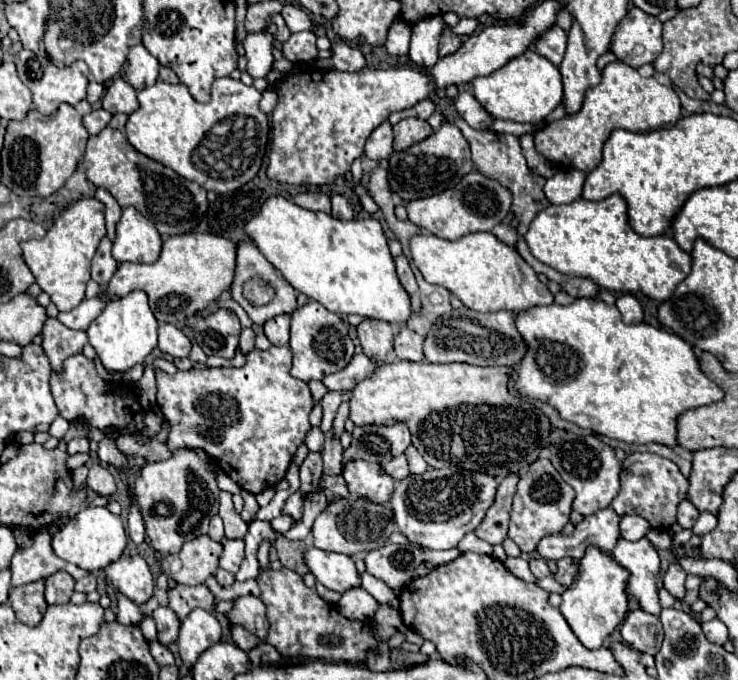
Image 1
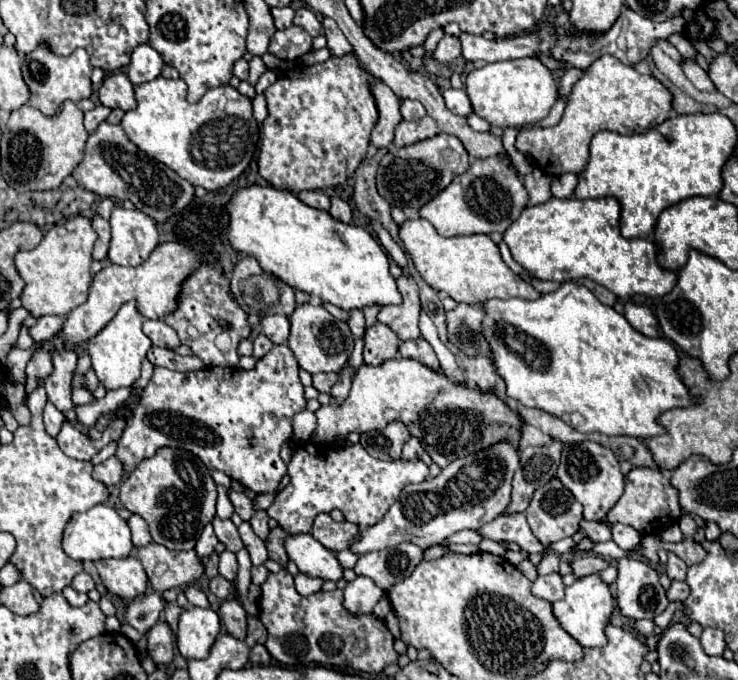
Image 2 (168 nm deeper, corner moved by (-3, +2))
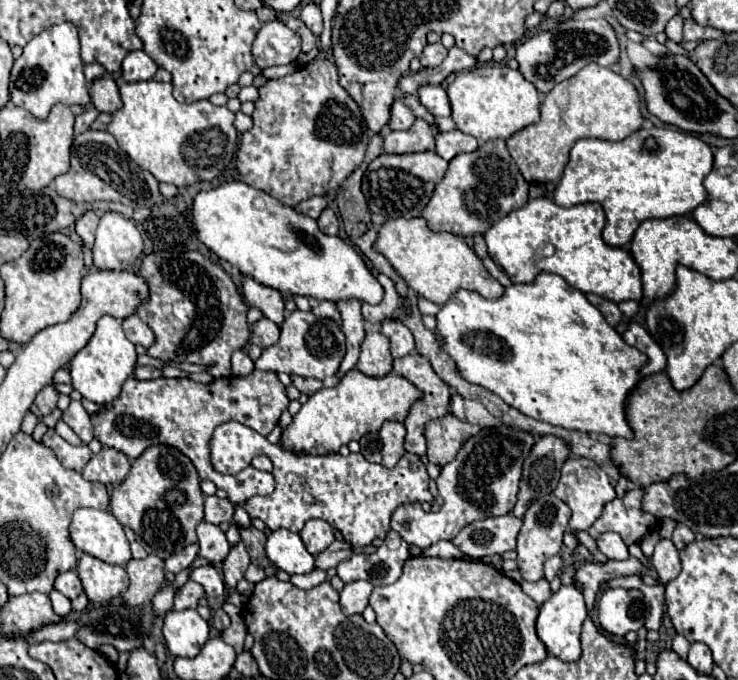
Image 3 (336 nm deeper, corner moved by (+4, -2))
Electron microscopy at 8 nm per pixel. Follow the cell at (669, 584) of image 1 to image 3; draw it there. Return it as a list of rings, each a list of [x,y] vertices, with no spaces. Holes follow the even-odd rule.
[[[662,538],[652,554],[652,566],[658,572],[658,578],[668,584],[670,580],[674,580],[680,574],[680,556],[676,546],[672,544],[672,540]]]

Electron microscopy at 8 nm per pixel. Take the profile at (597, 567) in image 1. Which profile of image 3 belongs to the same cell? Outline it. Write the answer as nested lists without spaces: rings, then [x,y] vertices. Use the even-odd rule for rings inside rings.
[[[562,586],[556,594],[552,594],[550,600],[546,600],[540,606],[540,614],[536,620],[536,630],[538,630],[538,638],[546,644],[548,654],[558,656],[566,662],[578,660],[582,656],[582,646],[580,646],[580,632],[582,632],[582,624],[588,618],[588,608],[584,602],[584,594],[574,588],[574,586]]]

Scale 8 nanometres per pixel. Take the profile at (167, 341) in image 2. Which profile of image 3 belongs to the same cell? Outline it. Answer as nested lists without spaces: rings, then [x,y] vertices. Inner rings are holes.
[[[136,314],[124,318],[122,326],[124,326],[124,332],[126,332],[128,340],[132,340],[134,344],[142,344],[144,348],[150,348],[154,344],[154,340],[156,340],[152,328],[148,324],[144,324]]]

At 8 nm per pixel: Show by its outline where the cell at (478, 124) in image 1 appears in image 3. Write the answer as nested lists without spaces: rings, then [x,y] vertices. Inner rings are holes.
[[[422,86],[418,90],[420,102],[434,114],[434,116],[450,116],[452,106],[448,104],[448,94],[442,86]]]

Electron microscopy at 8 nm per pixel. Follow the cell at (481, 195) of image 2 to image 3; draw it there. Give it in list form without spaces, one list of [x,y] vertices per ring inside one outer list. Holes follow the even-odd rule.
[[[488,140],[474,152],[458,154],[450,160],[450,168],[440,184],[436,184],[428,206],[422,210],[432,232],[448,232],[454,236],[484,234],[496,220],[528,202],[528,182],[520,174],[504,140]]]

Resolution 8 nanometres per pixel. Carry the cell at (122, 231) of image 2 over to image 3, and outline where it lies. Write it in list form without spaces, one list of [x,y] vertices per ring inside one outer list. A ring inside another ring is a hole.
[[[106,212],[100,218],[96,230],[96,242],[92,248],[94,266],[100,270],[128,270],[140,258],[144,250],[144,240],[134,220],[124,218],[118,212]]]

